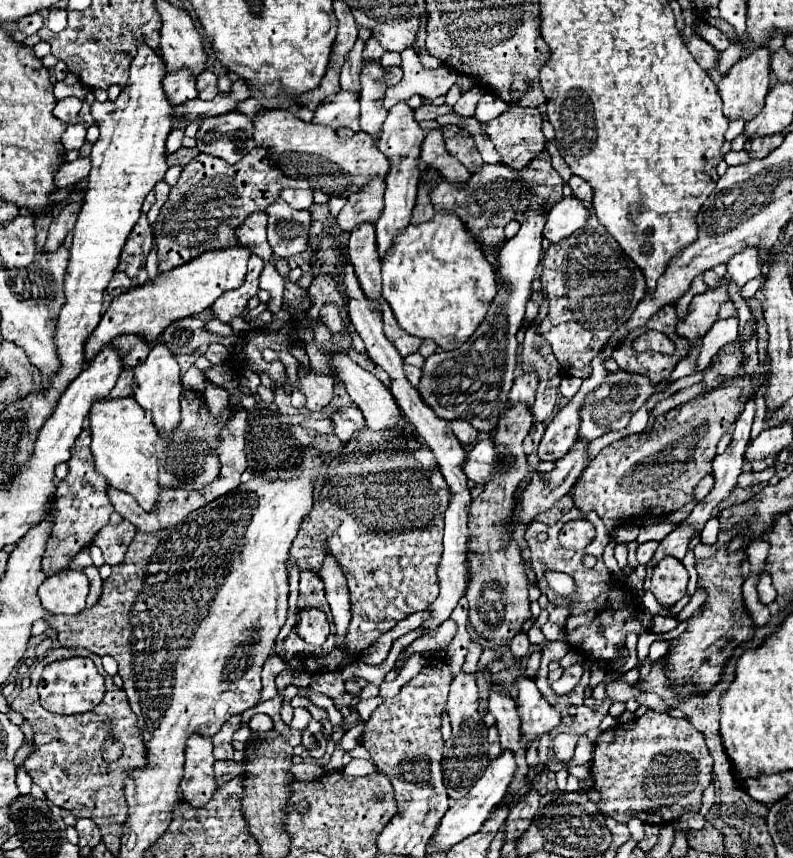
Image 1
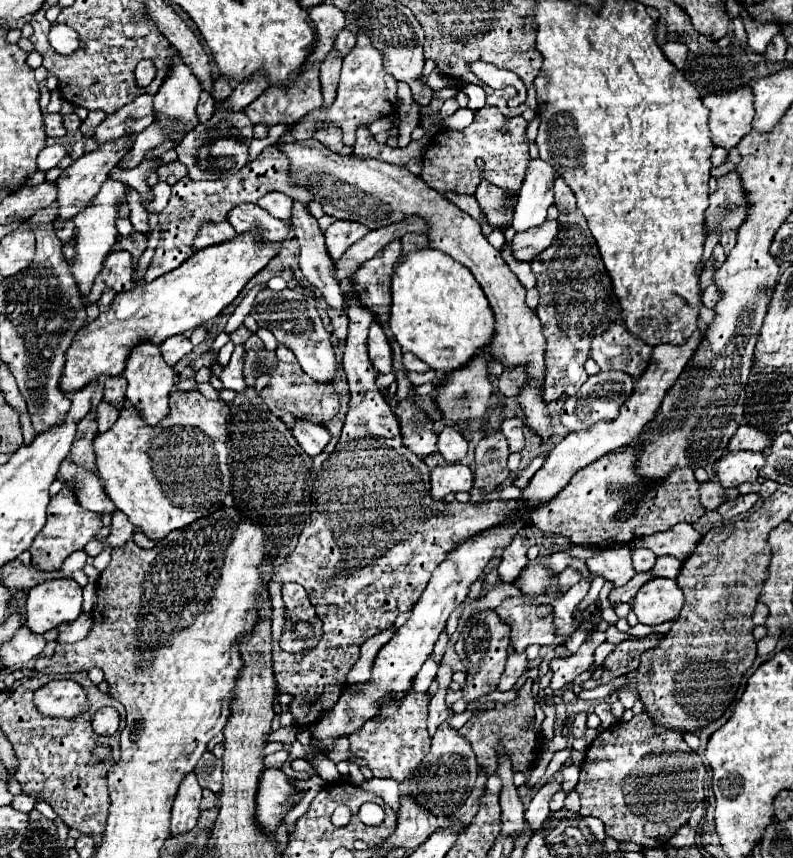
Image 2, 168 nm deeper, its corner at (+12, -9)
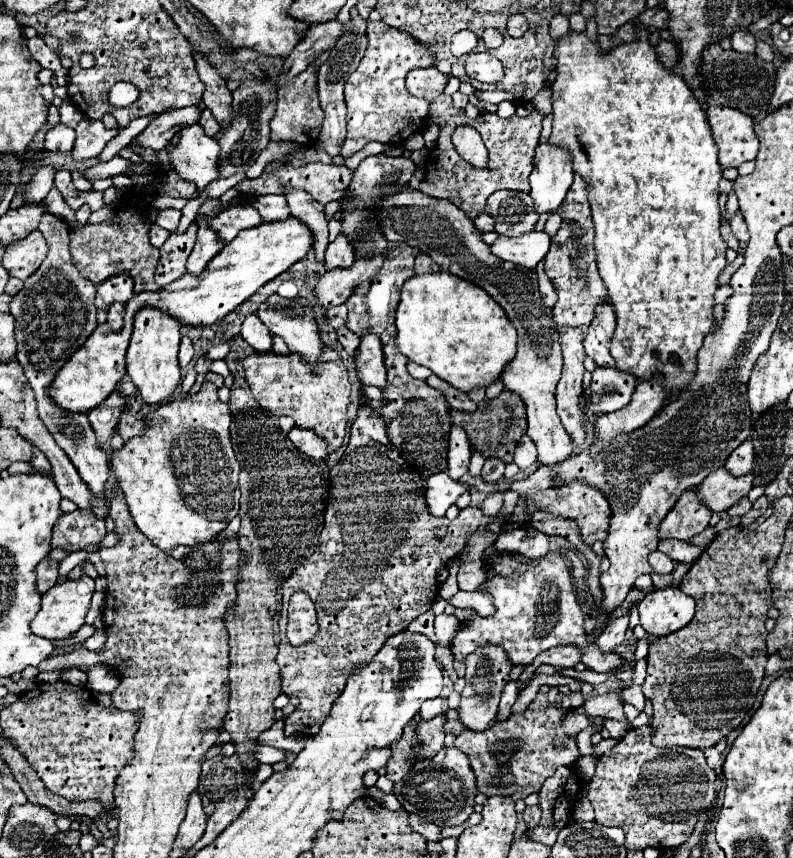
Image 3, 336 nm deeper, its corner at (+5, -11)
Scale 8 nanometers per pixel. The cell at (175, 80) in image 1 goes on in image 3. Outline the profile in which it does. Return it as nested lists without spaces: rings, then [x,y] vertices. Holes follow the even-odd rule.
[[[88,116],[82,118],[82,122],[76,126],[76,144],[72,148],[72,156],[76,160],[82,158],[94,158],[100,156],[104,146],[118,134],[118,128],[104,128],[100,120],[92,120]]]

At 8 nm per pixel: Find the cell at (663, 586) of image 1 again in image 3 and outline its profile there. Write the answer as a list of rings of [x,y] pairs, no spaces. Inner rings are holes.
[[[662,588],[644,596],[638,604],[640,626],[652,636],[680,630],[694,618],[694,598],[678,588]]]

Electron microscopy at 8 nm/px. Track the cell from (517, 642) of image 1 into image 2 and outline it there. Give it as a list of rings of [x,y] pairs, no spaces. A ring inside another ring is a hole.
[[[513,652],[513,654],[507,658],[507,666],[505,666],[505,672],[503,672],[503,676],[501,676],[501,682],[499,682],[497,690],[499,690],[499,692],[511,690],[511,688],[515,686],[515,682],[519,680],[519,676],[527,670],[527,666],[529,666],[527,656]]]

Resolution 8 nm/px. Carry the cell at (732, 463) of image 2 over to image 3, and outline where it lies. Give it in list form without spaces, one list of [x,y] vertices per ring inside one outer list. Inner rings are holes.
[[[722,466],[698,486],[698,496],[712,512],[724,512],[740,498],[744,498],[752,486],[754,486],[752,472],[748,472],[746,476],[732,476]]]

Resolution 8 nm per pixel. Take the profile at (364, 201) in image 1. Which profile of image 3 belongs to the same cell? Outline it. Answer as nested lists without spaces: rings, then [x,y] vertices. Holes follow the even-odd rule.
[[[342,232],[336,236],[334,242],[328,244],[326,250],[326,268],[348,268],[352,266],[356,254],[354,254],[354,246],[348,240],[348,236],[344,236]]]

